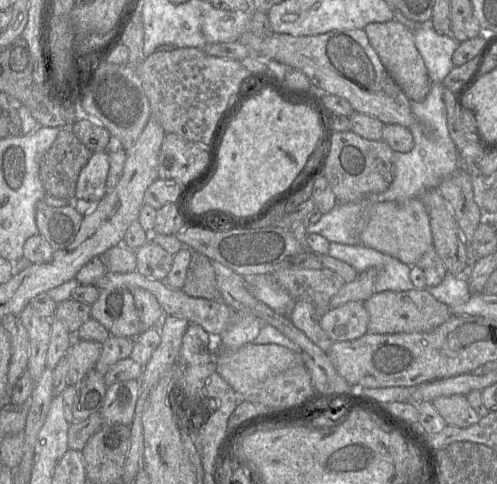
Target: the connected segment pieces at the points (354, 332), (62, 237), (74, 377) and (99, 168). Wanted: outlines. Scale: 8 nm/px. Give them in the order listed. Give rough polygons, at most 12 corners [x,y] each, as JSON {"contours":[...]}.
{"contours":[[[361,301],[331,308],[319,318],[333,342],[367,333]],[[36,204],[38,234],[56,251],[74,241],[83,215],[73,204]],[[74,340],[66,356],[69,384],[96,365],[102,343]],[[93,152],[80,171],[75,198],[106,195],[108,152]]]}

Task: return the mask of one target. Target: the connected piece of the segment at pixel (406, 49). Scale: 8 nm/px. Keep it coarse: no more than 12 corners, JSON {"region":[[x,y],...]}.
{"region":[[395,19],[370,23],[368,40],[411,102],[431,88],[414,32]]}

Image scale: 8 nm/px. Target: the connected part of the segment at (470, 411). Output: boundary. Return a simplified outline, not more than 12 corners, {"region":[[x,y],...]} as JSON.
{"region":[[465,395],[431,403],[447,425],[467,428],[481,420]]}

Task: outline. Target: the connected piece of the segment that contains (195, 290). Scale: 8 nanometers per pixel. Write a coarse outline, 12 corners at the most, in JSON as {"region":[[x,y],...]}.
{"region":[[193,252],[182,291],[222,301],[212,261]]}

